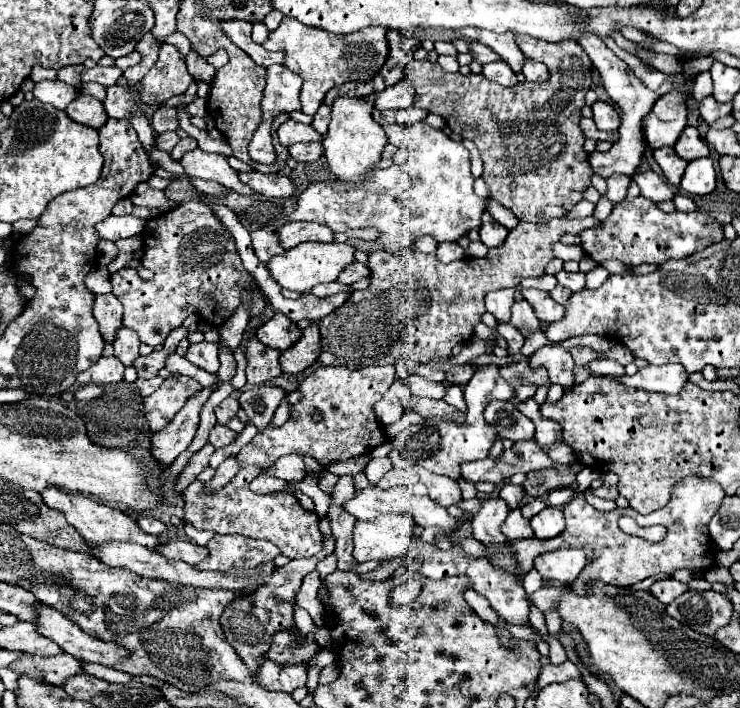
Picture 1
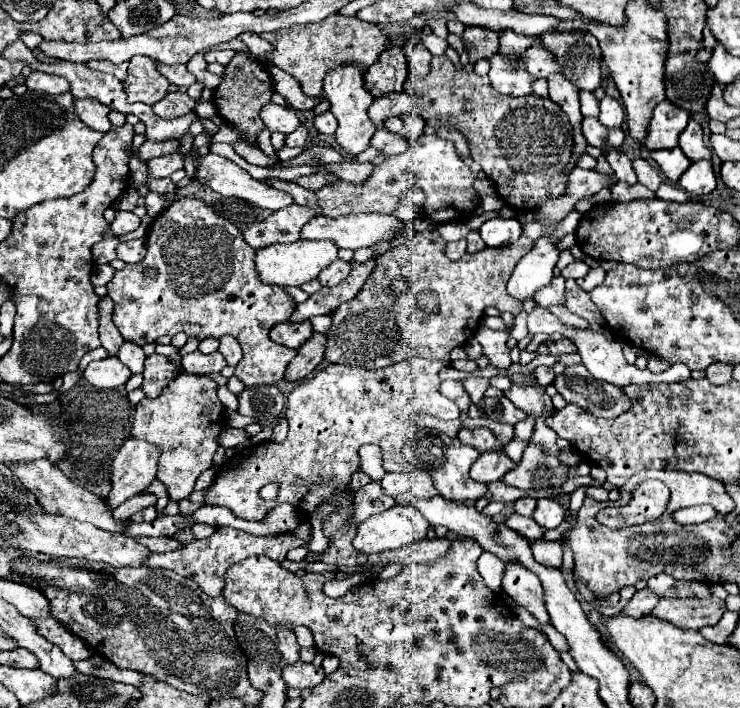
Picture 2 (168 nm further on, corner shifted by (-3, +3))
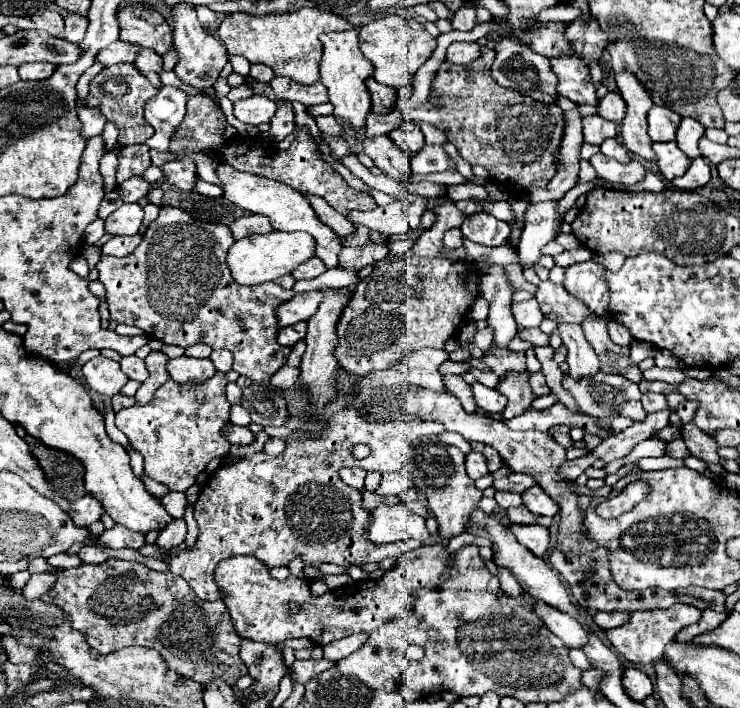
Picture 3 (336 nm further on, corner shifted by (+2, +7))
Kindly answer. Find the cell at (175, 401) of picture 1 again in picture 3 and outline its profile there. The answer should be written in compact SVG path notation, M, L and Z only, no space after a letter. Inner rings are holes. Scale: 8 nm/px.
M217 372L211 380L207 380L205 384L177 384L173 380L167 380L153 396L153 400L145 406L131 406L125 408L121 412L117 412L115 416L115 424L117 428L129 438L131 446L143 454L145 458L145 474L161 484L165 484L171 492L185 492L191 484L195 484L197 476L207 468L207 464L213 458L225 458L231 450L231 444L225 440L223 436L223 426L229 422L229 410L231 404L225 398L225 386L227 386L227 378L225 374Z

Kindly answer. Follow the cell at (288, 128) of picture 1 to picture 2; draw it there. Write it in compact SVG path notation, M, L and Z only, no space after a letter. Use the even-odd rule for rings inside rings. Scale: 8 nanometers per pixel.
M266 104L262 108L260 116L262 116L262 122L266 124L266 128L270 132L290 134L290 132L294 132L294 128L300 126L298 116L290 108L282 108L278 104Z

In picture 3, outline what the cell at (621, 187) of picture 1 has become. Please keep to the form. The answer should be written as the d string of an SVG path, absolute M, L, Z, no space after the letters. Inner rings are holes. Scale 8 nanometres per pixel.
M615 138L605 140L605 142L601 144L601 152L603 152L605 156L609 156L609 158L615 158L615 160L621 162L621 164L631 162L631 154L629 154L627 148L625 148L619 140L615 140Z

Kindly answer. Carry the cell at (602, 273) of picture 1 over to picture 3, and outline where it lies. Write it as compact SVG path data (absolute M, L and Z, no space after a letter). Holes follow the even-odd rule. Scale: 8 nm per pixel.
M593 260L573 264L565 270L563 286L573 298L581 300L599 316L609 314L609 288L605 284L605 268Z

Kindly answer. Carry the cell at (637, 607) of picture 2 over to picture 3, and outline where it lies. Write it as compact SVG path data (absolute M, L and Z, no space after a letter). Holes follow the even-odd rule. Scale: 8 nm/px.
M597 612L593 616L593 622L601 628L601 630L609 630L609 628L617 628L623 626L629 620L629 612Z

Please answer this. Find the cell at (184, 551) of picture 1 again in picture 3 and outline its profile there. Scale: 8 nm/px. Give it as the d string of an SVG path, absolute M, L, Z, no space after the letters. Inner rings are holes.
M115 524L111 530L105 530L101 536L99 536L101 544L105 544L107 548L135 548L139 550L143 544L145 544L145 536L141 532L133 532L121 524Z

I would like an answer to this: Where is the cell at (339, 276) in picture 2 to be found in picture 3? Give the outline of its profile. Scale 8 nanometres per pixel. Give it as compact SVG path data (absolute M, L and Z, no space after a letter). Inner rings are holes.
M315 256L313 260L307 260L305 264L299 264L297 272L291 272L291 276L295 276L295 280L305 280L305 278L315 278L323 272L325 272L325 264Z

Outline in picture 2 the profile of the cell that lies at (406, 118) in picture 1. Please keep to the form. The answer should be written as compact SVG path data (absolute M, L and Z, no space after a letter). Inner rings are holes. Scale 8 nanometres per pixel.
M408 114L408 116L402 116L402 121L403 129L400 132L401 134L398 135L404 136L410 142L414 142L422 136L422 130L424 130L424 120L422 118L418 118L416 114Z

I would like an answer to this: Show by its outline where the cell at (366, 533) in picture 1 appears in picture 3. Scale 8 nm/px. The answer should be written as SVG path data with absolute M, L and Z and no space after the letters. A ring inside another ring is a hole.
M403 502L395 506L379 506L371 512L371 516L373 520L367 534L373 544L387 544L399 540L429 540L425 518L413 514Z

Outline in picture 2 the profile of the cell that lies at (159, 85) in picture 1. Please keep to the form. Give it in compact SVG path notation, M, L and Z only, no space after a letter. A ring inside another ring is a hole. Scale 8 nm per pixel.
M134 56L128 66L128 78L124 80L124 92L130 102L156 104L170 92L172 82L162 76L156 62L148 56Z

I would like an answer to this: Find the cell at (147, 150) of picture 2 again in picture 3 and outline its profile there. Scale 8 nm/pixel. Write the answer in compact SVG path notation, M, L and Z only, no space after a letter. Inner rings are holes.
M145 144L123 146L119 150L119 166L115 172L115 180L117 180L117 184L121 184L133 176L143 174L149 166L151 166L151 158L149 158Z

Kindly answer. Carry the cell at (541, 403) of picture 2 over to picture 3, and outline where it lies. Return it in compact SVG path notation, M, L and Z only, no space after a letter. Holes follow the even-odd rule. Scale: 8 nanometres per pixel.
M491 342L489 350L481 358L497 376L505 376L507 372L523 372L525 366L525 352L511 352L509 348L497 348L497 344Z

